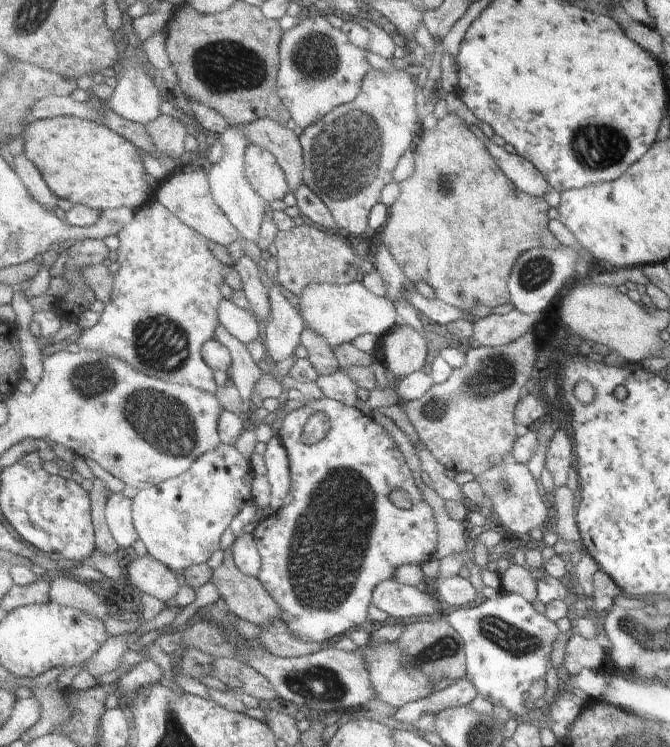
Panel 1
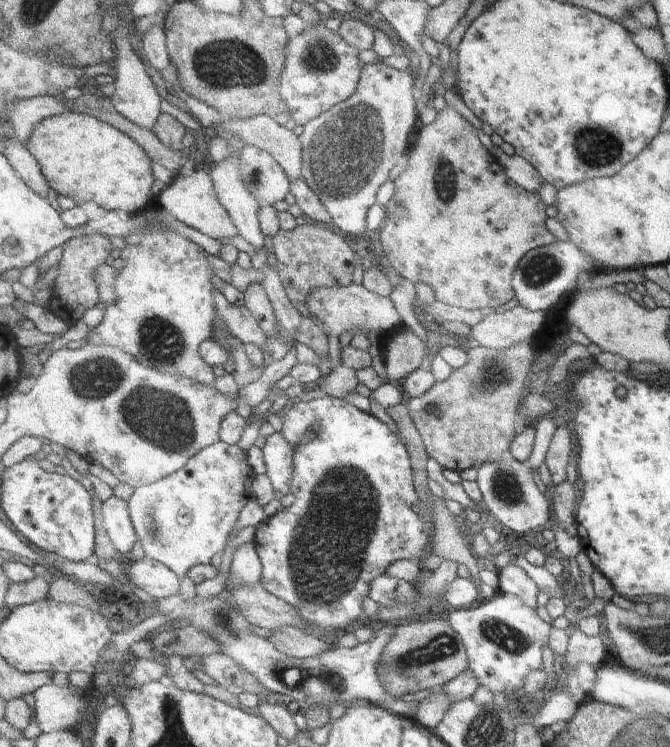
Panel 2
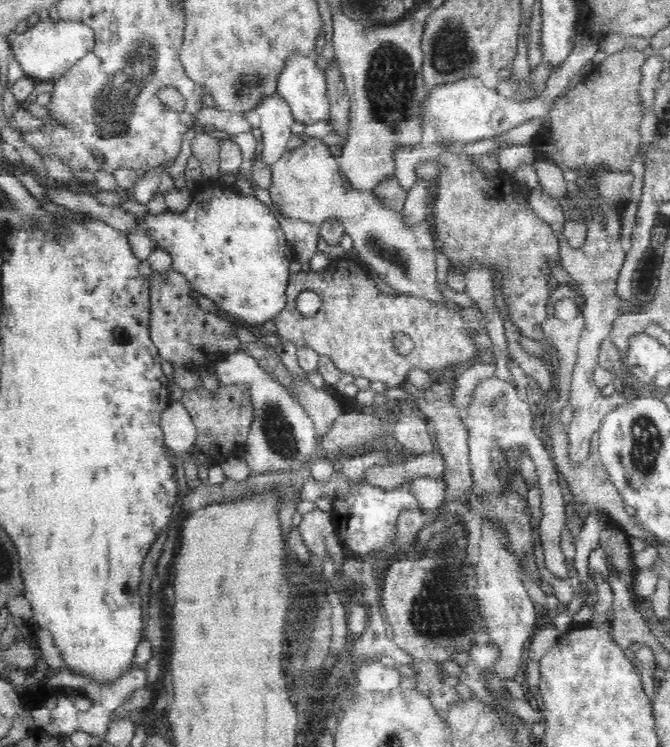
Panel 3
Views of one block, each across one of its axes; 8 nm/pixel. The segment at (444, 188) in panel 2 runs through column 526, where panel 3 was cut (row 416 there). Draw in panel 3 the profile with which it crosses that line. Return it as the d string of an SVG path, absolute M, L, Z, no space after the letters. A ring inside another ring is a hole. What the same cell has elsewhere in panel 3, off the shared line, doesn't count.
M220 381L214 393L210 392L208 388L204 388L204 385L196 386L192 390L182 392L182 402L197 430L194 446L183 456L182 467L188 481L196 480L202 470L210 468L210 464L219 464L229 457L237 457L238 459L245 457L248 434L252 422L254 422L254 401L253 394L250 393L250 383L228 384Z

